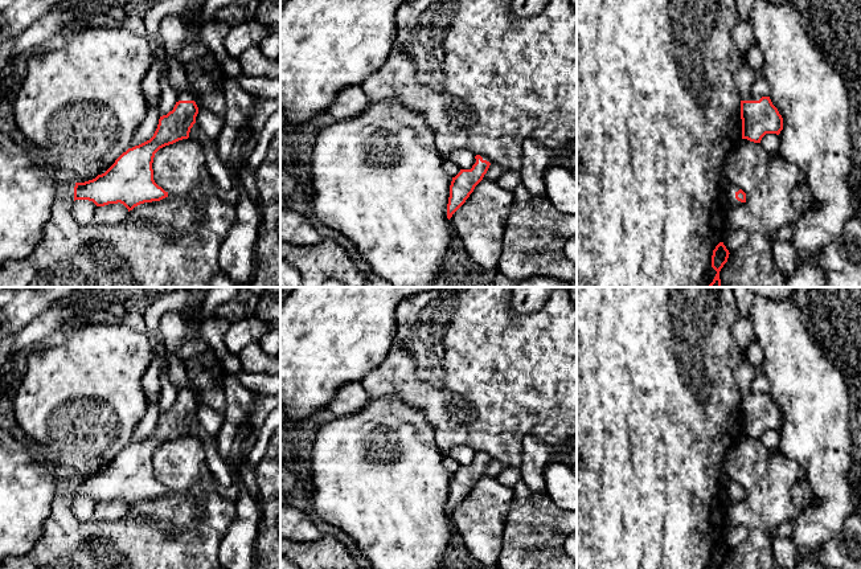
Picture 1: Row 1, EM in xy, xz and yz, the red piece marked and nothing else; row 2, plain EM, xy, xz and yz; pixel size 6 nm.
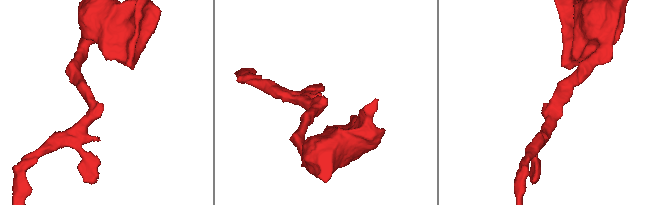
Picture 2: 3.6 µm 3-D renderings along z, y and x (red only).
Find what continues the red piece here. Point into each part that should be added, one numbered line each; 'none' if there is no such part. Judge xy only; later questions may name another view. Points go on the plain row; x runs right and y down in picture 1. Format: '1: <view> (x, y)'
1: xy (173, 327)

